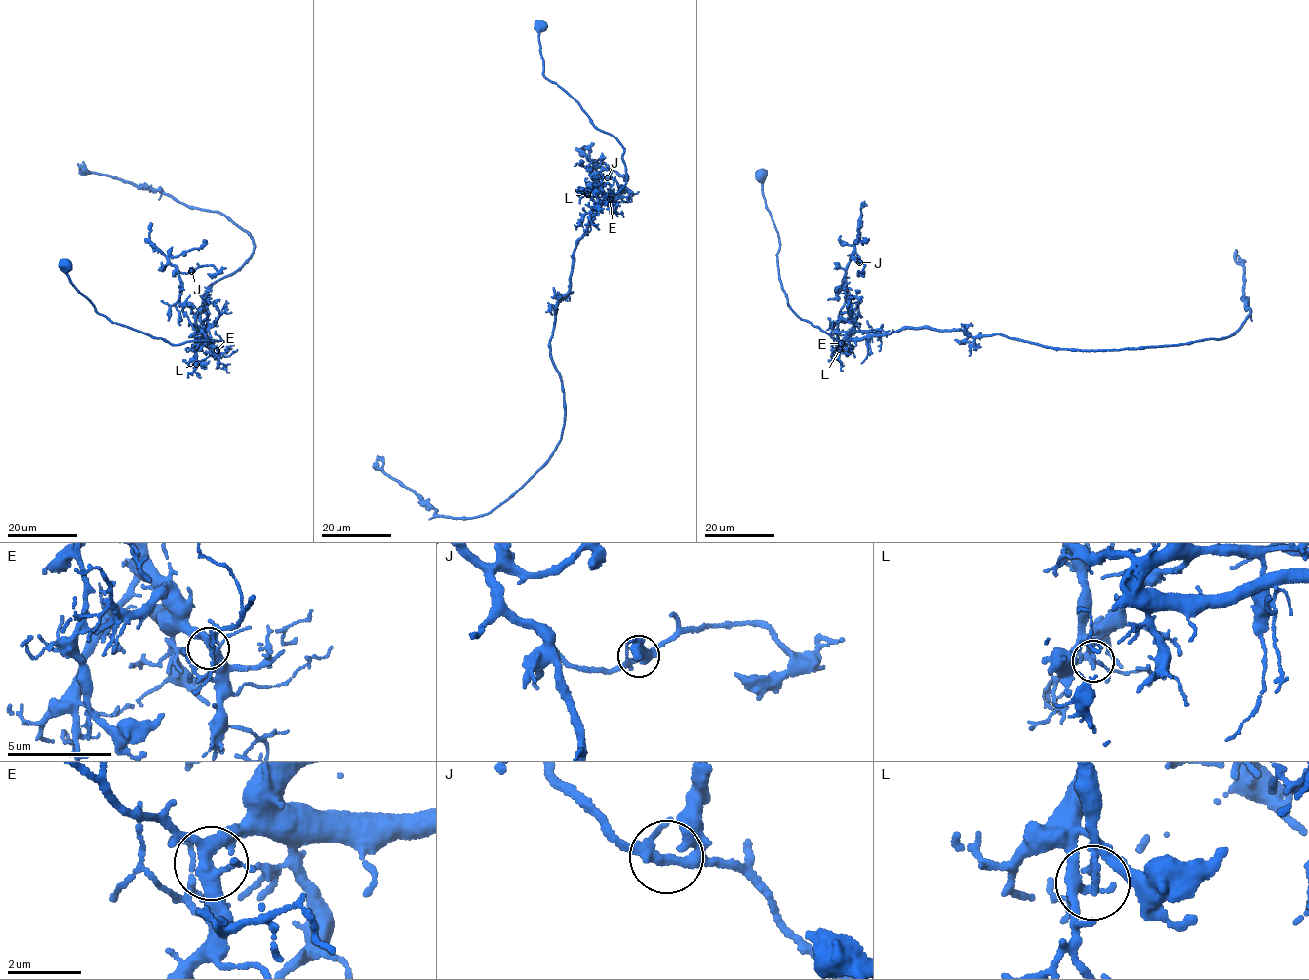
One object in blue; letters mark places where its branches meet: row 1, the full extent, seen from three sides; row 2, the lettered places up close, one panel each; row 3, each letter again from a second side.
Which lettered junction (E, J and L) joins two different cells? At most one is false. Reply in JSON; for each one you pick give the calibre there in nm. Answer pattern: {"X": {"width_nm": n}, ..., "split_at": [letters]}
{"L": {"width_nm": 240}, "split_at": ["L"]}

